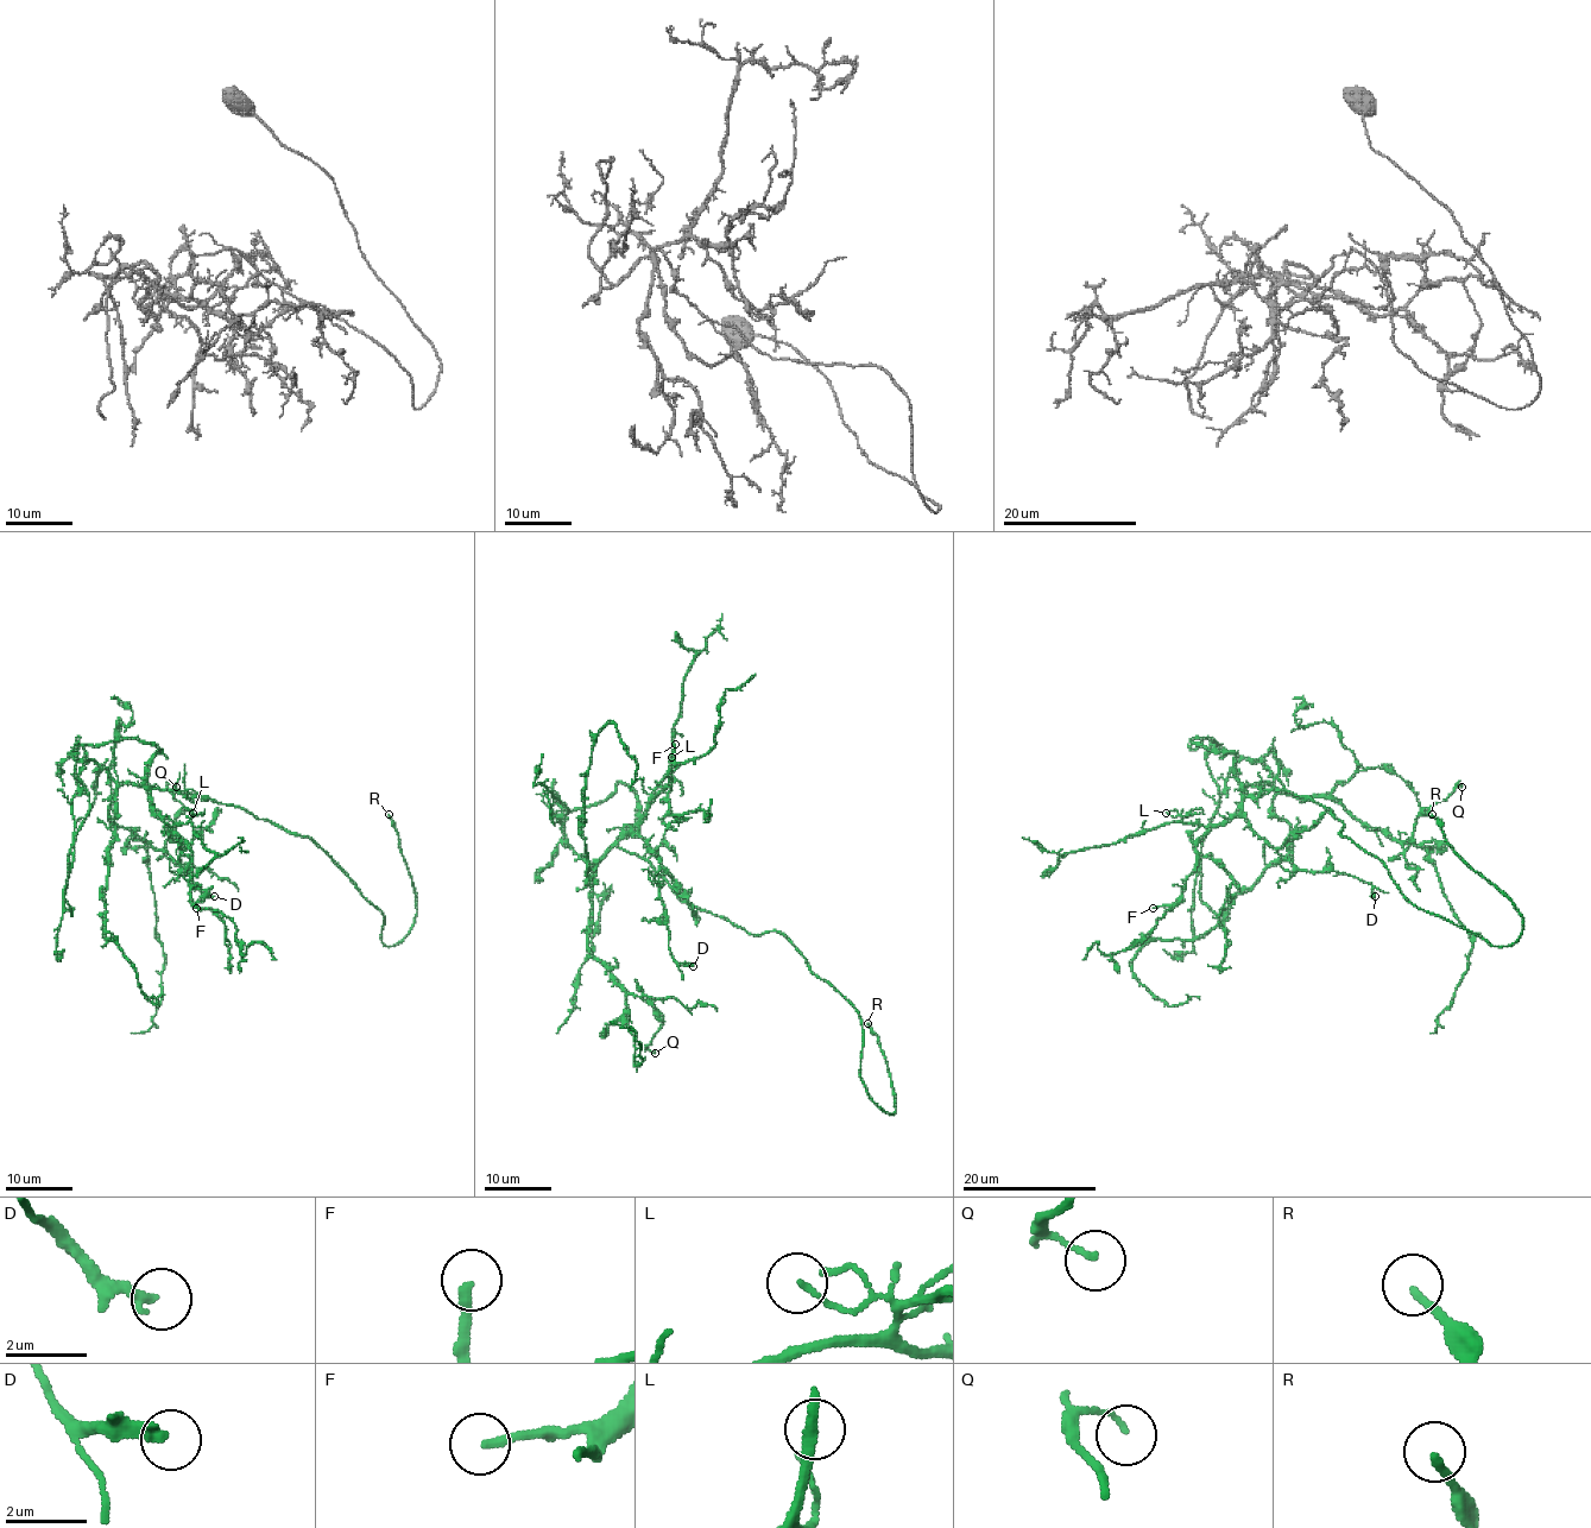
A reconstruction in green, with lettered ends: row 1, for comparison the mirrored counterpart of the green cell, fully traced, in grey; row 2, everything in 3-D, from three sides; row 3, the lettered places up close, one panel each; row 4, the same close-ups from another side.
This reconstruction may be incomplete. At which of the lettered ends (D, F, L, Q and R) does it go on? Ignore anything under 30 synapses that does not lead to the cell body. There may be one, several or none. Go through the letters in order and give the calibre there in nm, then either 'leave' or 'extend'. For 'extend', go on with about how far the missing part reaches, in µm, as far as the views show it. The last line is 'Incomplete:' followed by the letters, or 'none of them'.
D: 300 nm | leave
F: 220 nm | extend | 40 µm
L: 120 nm | leave
Q: 110 nm | leave
R: 190 nm | extend | 35 µm
Incomplete: F, R

